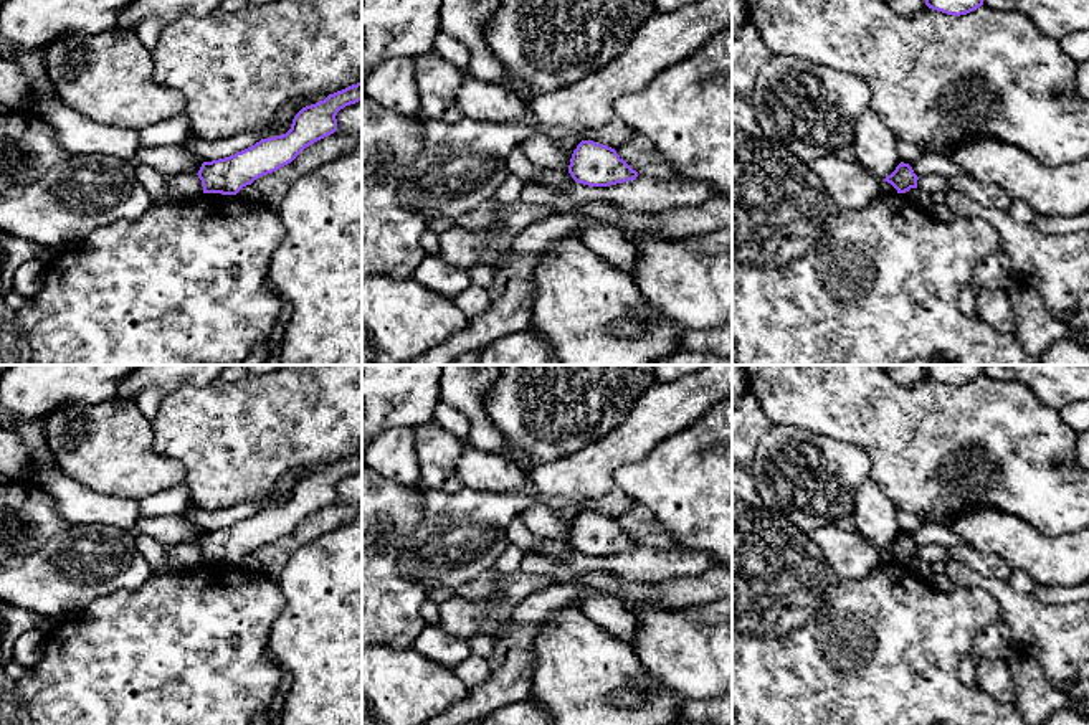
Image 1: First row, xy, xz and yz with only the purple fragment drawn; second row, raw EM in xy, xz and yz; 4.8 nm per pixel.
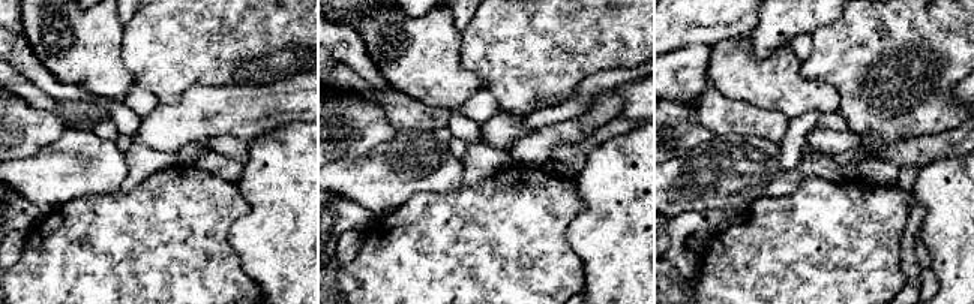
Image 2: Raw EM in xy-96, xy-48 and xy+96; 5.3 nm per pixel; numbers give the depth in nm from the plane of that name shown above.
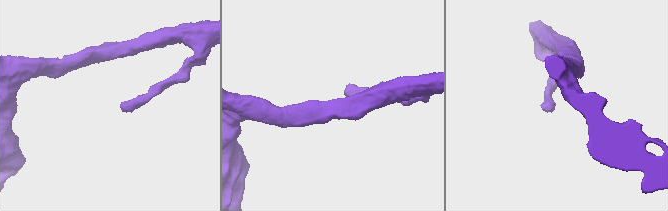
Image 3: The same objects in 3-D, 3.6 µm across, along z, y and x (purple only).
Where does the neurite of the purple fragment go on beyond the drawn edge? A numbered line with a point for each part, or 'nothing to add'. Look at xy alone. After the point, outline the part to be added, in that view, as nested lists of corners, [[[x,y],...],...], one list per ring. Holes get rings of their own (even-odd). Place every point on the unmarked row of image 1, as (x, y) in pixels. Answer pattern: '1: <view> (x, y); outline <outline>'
nothing to add

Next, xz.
nothing to add

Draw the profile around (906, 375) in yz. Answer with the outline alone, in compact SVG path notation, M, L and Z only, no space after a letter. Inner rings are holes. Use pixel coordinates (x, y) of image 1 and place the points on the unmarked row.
M887 365L886 372L902 386L912 386L927 377L922 365Z

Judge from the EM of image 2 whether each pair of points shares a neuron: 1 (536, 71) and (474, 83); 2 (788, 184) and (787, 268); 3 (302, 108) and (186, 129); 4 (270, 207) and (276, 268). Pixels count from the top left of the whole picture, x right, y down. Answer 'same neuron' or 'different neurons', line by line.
1: different neurons
2: different neurons
3: same neuron
4: same neuron

